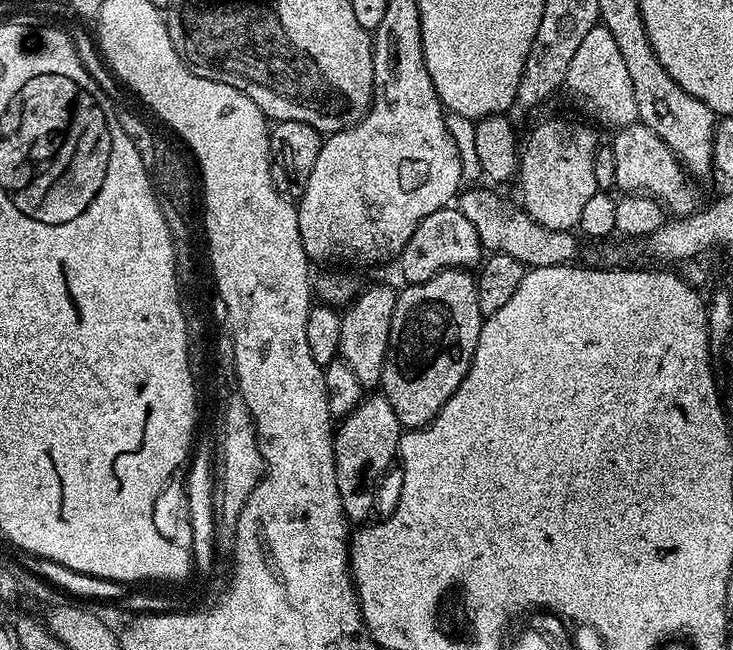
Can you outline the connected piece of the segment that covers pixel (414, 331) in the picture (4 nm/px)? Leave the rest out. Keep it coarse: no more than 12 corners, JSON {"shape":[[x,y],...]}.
{"shape":[[471,271],[396,297],[380,388],[427,428],[466,378],[482,317]]}

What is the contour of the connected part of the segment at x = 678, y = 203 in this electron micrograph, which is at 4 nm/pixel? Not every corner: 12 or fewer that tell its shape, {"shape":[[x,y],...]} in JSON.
{"shape":[[639,122],[613,136],[615,187],[674,216],[696,194],[668,146]]}

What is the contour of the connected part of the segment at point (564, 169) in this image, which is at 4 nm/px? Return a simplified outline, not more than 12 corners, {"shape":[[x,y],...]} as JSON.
{"shape":[[544,120],[522,144],[522,208],[572,232],[594,182],[597,129]]}

